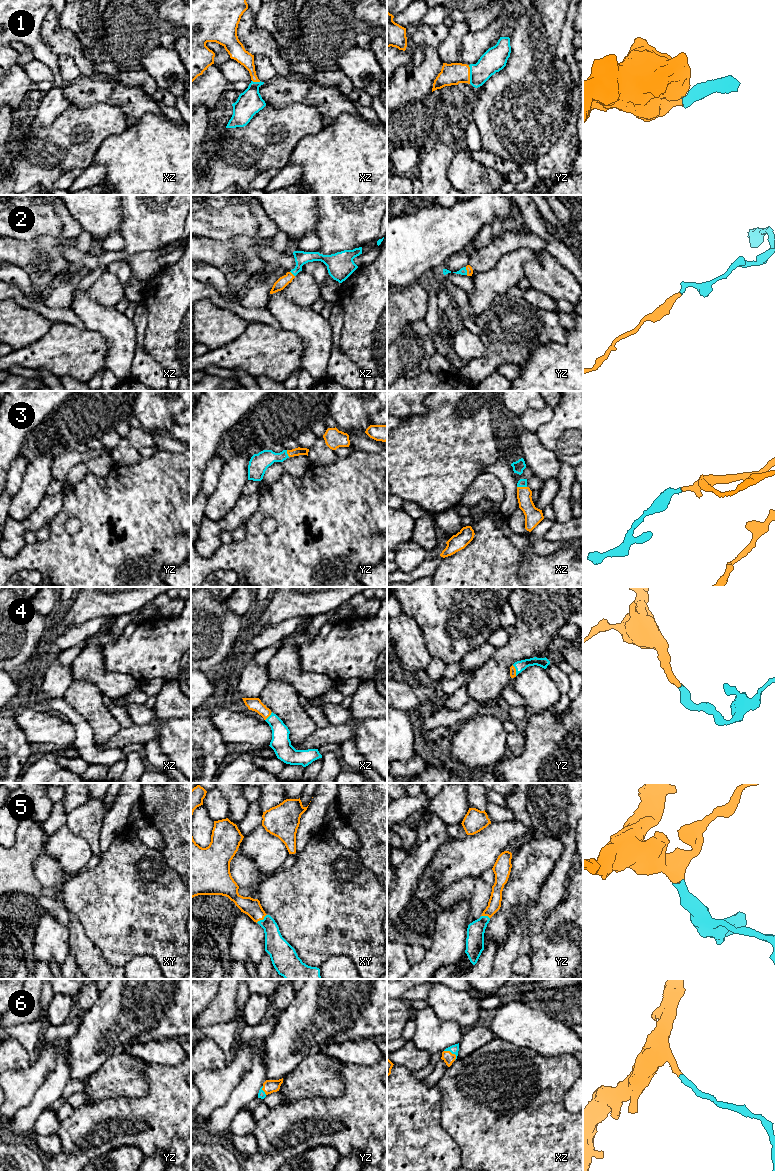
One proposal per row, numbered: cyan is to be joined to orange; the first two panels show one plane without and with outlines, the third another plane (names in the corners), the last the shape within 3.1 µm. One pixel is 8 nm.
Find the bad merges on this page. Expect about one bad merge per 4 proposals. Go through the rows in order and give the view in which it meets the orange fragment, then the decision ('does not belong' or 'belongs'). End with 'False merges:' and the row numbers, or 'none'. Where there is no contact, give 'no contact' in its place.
1: contact in yz; belongs
2: contact in yz; belongs
3: contact in xz; belongs
4: contact in yz; belongs
5: contact in xy; belongs
6: contact in xz; belongs
False merges: none

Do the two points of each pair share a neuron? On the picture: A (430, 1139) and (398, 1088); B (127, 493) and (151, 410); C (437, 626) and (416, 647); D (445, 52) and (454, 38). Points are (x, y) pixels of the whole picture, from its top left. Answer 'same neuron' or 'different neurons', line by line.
A: same neuron
B: different neurons
C: different neurons
D: same neuron

